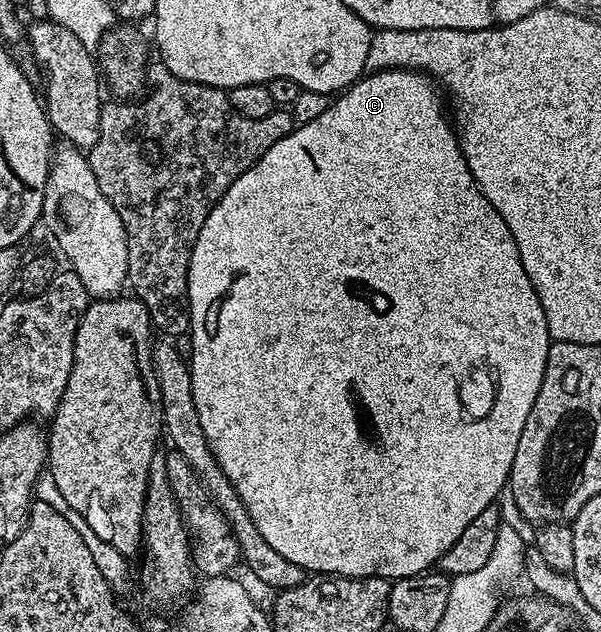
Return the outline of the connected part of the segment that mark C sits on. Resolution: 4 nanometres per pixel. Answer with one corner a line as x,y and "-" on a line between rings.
410,68
375,70
356,80
350,88
343,89
338,99
323,114
311,122
292,127
288,136
281,138
281,142
273,142
273,146
265,150
263,157
252,168
245,170
245,174
232,182
229,190
225,190
225,194
205,218
201,234
197,234
197,242
190,253
187,275
187,298
191,309
189,367
193,382
193,402
197,402
197,418
201,418
201,430
205,430
205,438
217,462
221,464
221,470
227,475
229,482
233,482
237,494
241,494
241,502
245,502
249,518
257,522
261,538
265,538
265,542
269,542
269,546
273,546
277,554
289,558
289,562
297,562
297,566
301,566
307,574
379,576
382,580
394,582
434,569
445,550
449,550
449,546
457,542
461,530
465,530
465,526
469,526
469,522
473,522
473,518
477,518
481,510
492,507
499,491
508,487
513,458
517,454
517,442
521,442
521,430
525,430
525,418
529,418
529,410
533,410
533,402
537,402
537,390
541,390
541,378
545,378
545,362
549,358
553,341
545,322
545,310
541,310
541,298
537,298
537,290
533,290
533,282
529,282
529,274
525,274
525,266
521,266
521,254
517,250
517,242
513,242
509,226
505,226
505,218
501,218
501,214
493,210
485,194
481,194
463,157
456,129
448,113
447,116
443,113
439,96
441,97
440,89
430,76
425,76
422,72
412,72

